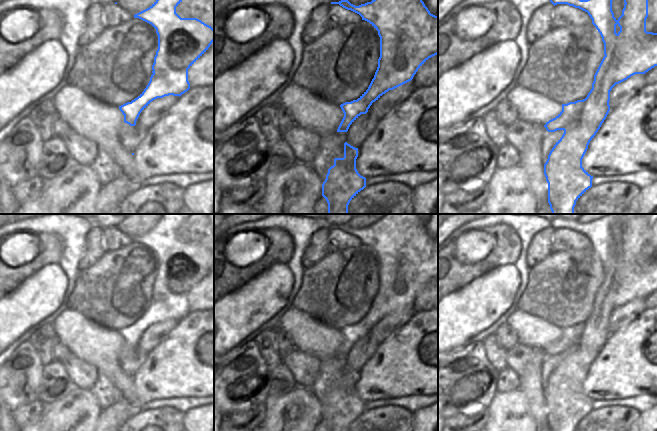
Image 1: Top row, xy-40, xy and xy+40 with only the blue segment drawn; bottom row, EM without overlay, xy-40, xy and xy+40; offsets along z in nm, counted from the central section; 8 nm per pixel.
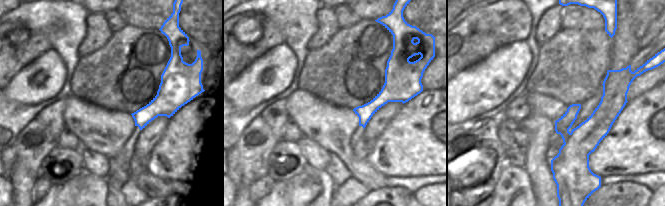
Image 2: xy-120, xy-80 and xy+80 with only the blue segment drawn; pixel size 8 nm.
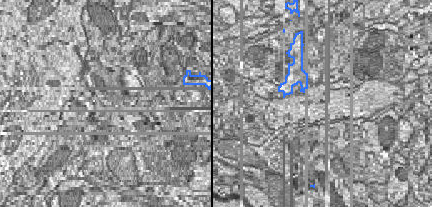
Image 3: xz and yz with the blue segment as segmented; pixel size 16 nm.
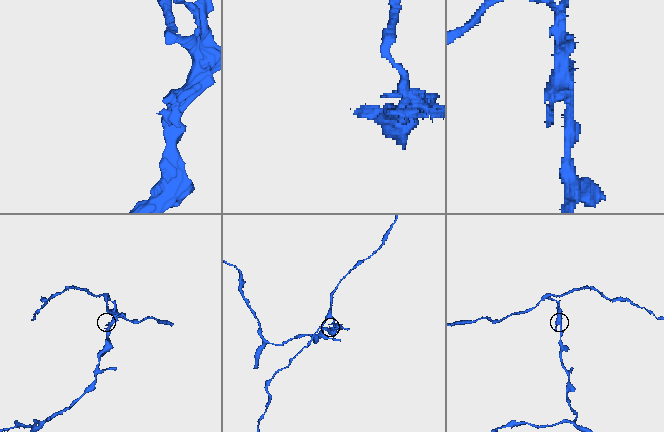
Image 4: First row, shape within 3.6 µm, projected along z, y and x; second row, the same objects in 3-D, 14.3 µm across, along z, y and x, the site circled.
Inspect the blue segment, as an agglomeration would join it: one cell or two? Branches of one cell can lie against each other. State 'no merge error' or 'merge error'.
merge error

